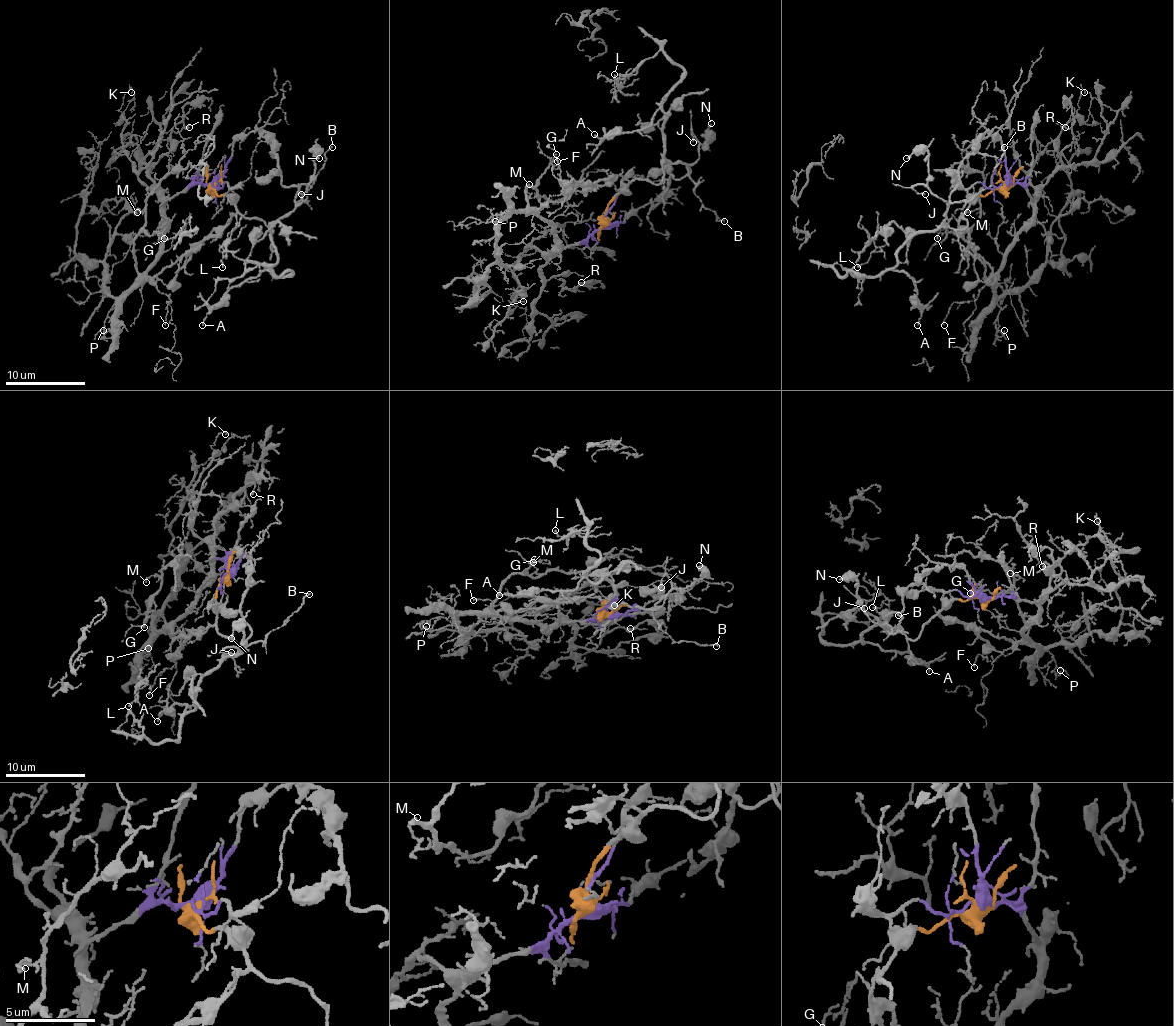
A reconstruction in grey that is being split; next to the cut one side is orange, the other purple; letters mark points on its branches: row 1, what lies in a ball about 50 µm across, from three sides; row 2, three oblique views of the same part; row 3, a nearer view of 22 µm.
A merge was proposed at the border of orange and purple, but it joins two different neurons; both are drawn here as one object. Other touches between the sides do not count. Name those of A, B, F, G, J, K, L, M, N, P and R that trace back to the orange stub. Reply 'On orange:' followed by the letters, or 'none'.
On orange: A, B, J, L, N

